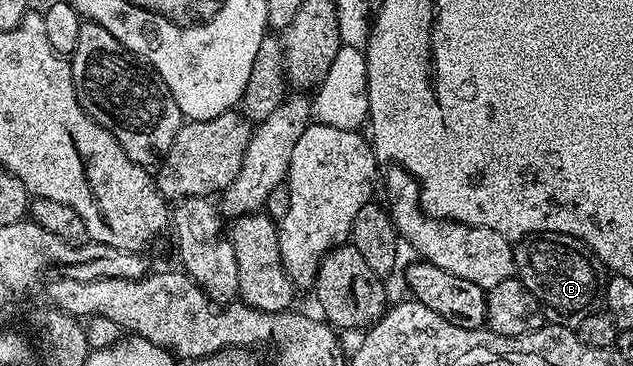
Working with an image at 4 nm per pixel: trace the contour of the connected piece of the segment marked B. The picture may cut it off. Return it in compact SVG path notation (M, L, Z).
M529 234L518 240L521 241L516 241L513 249L516 279L521 280L523 286L531 290L531 294L535 294L535 298L548 313L548 323L575 326L602 303L603 265L594 257L592 248L587 247L583 241L577 240L572 234Z

